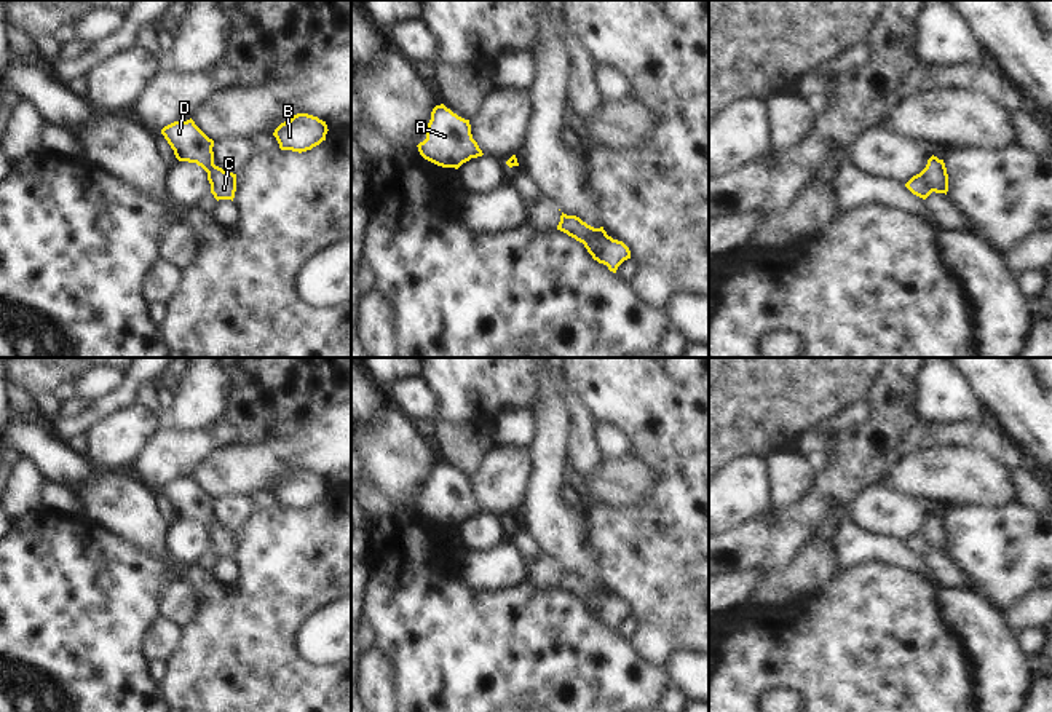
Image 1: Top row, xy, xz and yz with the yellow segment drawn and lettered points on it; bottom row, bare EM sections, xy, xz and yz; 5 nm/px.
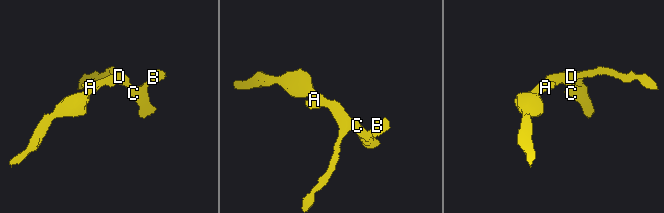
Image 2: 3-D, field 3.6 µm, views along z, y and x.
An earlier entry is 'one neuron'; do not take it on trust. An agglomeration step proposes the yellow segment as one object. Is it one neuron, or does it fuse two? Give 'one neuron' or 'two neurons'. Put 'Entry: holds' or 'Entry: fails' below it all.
one neuron
Entry: holds

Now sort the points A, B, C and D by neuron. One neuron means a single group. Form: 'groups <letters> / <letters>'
groups A B C D

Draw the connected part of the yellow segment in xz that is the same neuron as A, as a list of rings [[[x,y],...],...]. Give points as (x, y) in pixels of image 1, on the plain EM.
[[[444,461],[433,466],[426,496],[417,504],[425,517],[455,527],[484,512],[473,496],[469,477],[458,474]]]

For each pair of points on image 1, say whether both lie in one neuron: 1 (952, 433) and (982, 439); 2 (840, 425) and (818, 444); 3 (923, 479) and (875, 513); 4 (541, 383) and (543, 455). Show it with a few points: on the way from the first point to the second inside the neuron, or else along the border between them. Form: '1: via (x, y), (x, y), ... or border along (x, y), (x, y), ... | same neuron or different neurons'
1: via (960, 433), (974, 435) | same neuron
2: via (832, 425), (826, 427), (818, 436) | same neuron
3: border along (885, 484), (904, 494), (939, 503) | different neurons
4: via (546, 401), (546, 438) | same neuron

